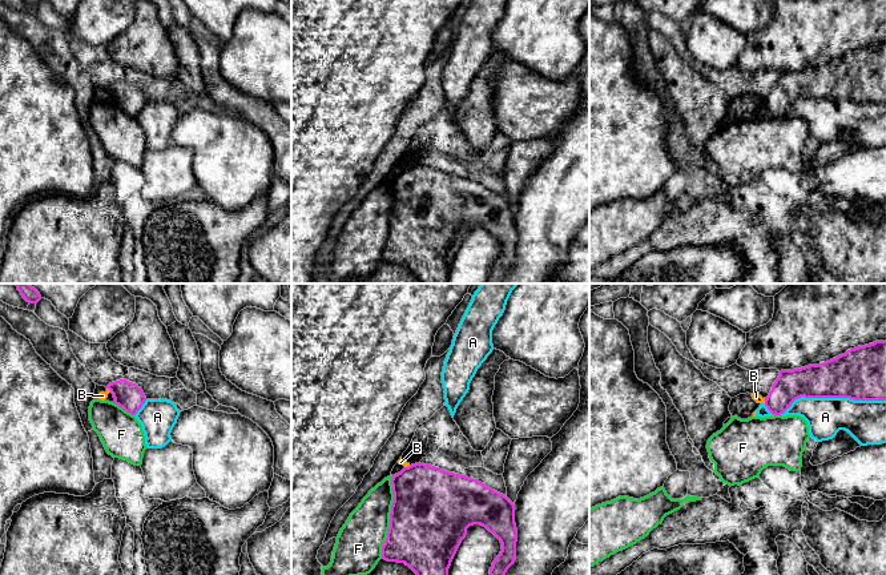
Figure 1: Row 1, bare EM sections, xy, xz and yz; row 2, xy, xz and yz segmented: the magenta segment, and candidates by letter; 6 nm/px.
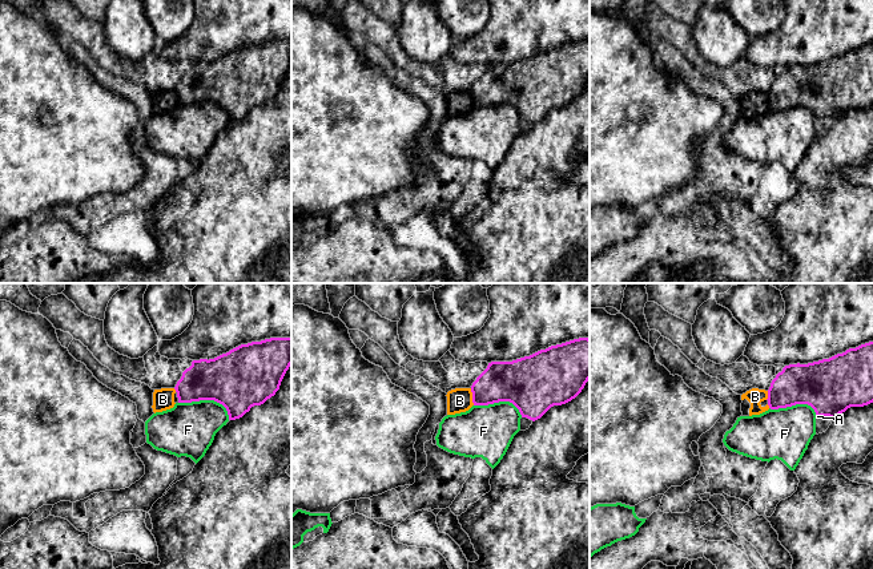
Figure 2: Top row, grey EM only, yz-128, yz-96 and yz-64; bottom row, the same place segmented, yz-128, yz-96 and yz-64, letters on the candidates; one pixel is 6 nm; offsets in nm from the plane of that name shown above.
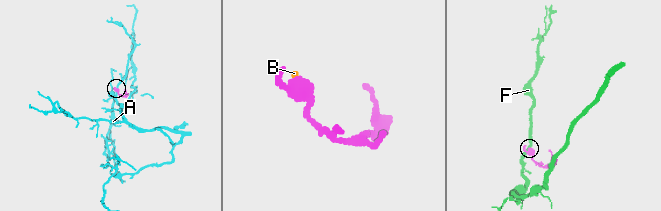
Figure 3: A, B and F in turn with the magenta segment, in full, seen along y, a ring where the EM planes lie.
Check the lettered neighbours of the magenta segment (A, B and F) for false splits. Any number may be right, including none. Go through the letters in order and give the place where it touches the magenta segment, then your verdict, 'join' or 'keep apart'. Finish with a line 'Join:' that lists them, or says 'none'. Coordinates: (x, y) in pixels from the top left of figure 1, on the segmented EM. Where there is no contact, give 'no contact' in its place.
A: meets magenta in yz at (832, 397); keep apart
B: meets magenta in xy at (109, 389); keep apart
F: meets magenta in xz at (390, 517); keep apart
Join: none

